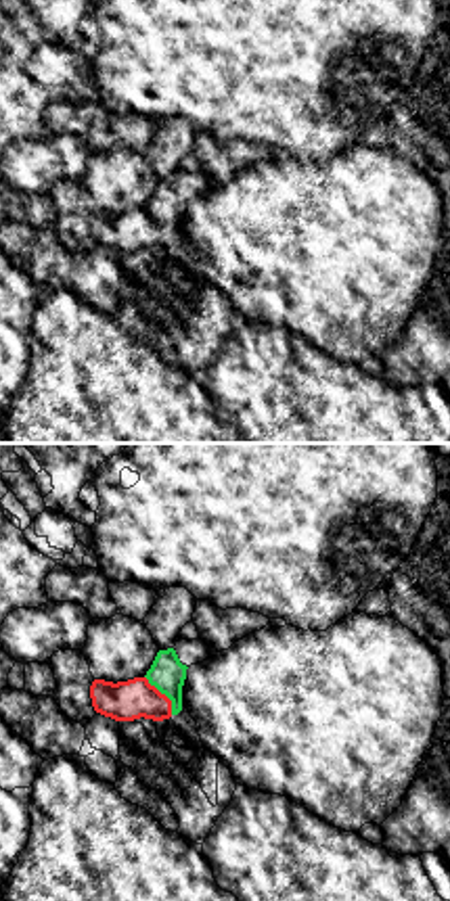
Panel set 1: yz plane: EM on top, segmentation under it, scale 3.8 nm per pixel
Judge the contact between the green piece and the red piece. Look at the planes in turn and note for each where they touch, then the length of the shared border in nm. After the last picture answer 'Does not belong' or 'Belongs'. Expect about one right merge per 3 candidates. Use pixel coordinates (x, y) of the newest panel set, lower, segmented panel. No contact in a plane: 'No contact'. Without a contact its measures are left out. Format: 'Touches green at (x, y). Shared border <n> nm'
Touches green at (164, 692). Shared border 190 nm

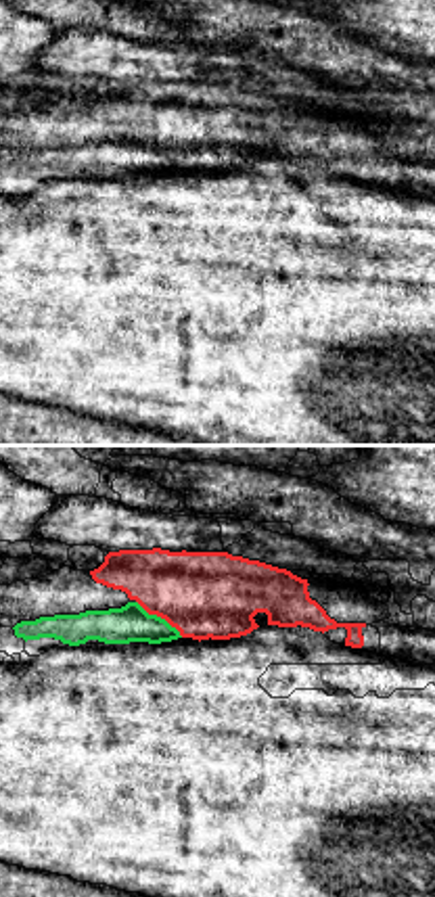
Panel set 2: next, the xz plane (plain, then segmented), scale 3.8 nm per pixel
Touches green at (159, 617). Shared border 240 nm

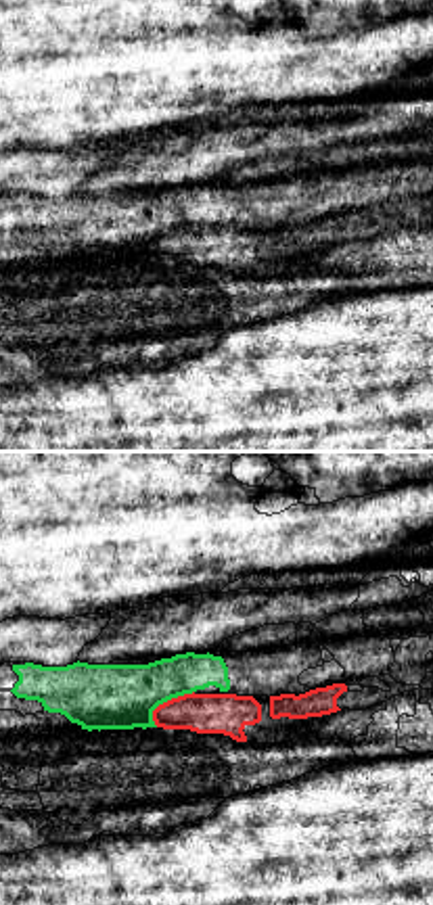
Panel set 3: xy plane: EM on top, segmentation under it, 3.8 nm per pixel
Touches green at (166, 701). Shared border 200 nm

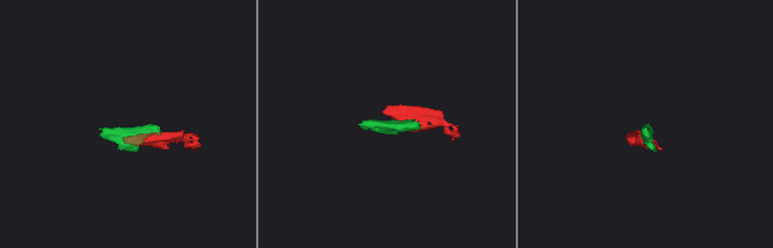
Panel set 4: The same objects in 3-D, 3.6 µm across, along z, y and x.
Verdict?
Does not belong

